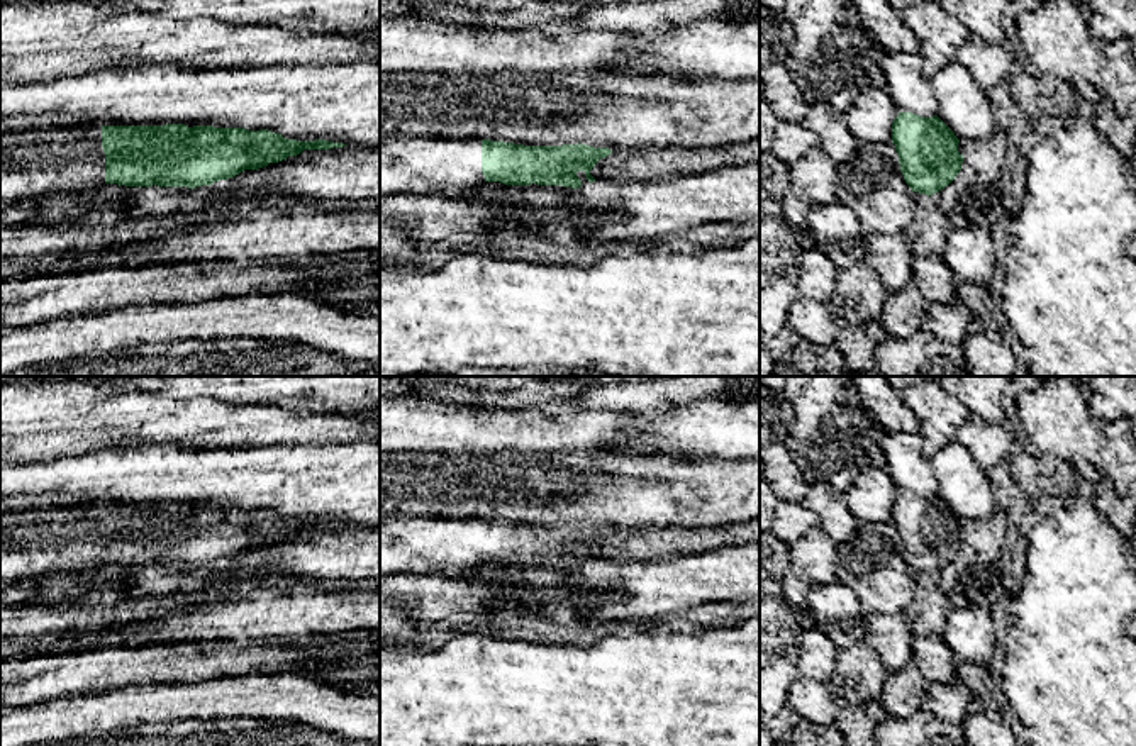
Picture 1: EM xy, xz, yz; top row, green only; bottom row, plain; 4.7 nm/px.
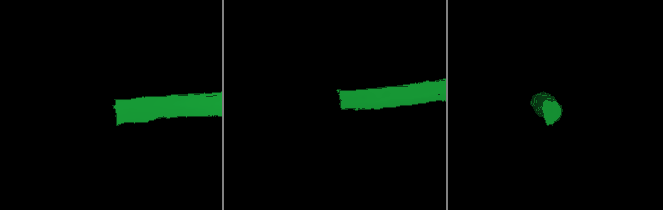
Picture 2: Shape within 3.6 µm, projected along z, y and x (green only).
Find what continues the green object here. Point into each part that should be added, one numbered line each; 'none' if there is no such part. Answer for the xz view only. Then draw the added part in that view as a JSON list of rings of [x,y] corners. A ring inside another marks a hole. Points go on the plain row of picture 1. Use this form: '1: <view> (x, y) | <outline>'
1: xz (407, 543) | [[[380,514],[380,578],[398,573],[468,576],[483,563],[482,519]]]

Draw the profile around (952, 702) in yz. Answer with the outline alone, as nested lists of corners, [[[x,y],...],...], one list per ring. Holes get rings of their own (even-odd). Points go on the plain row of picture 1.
[[[956,678],[951,683],[929,683],[922,709],[944,722],[961,726],[975,705],[970,688]]]

